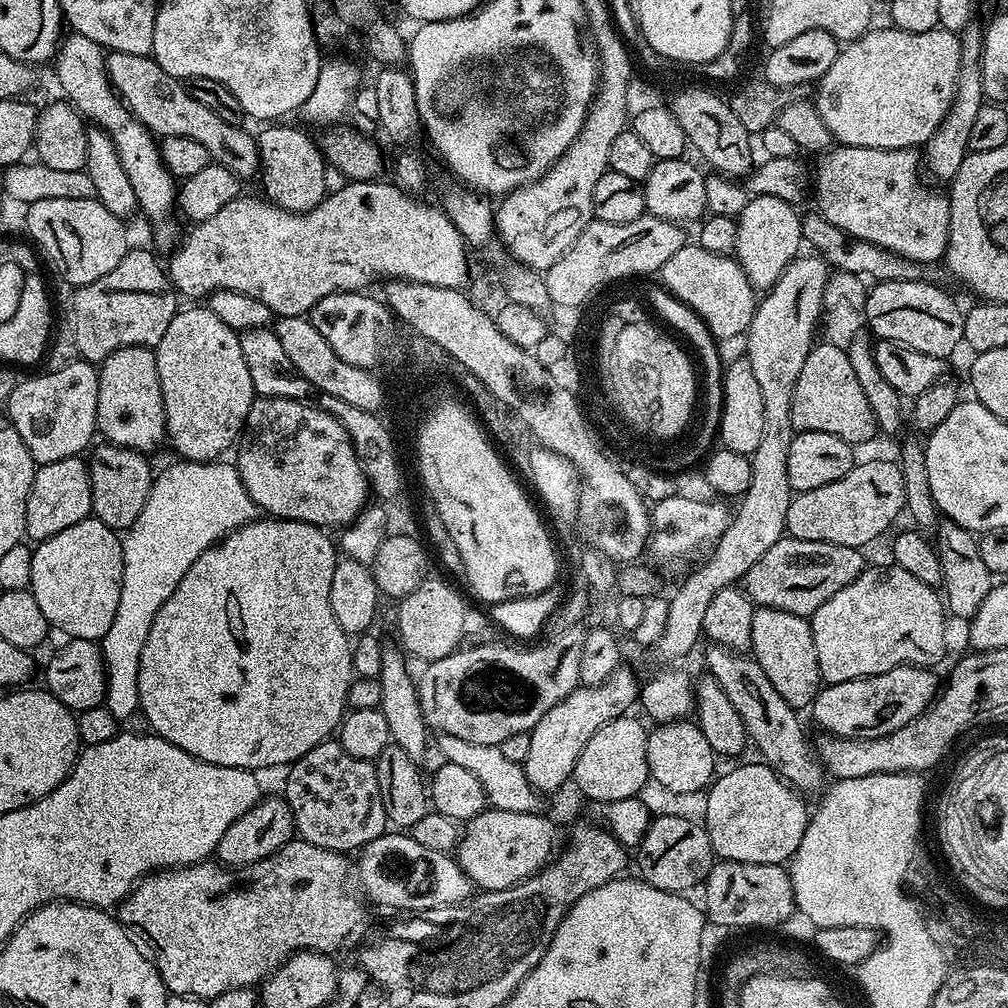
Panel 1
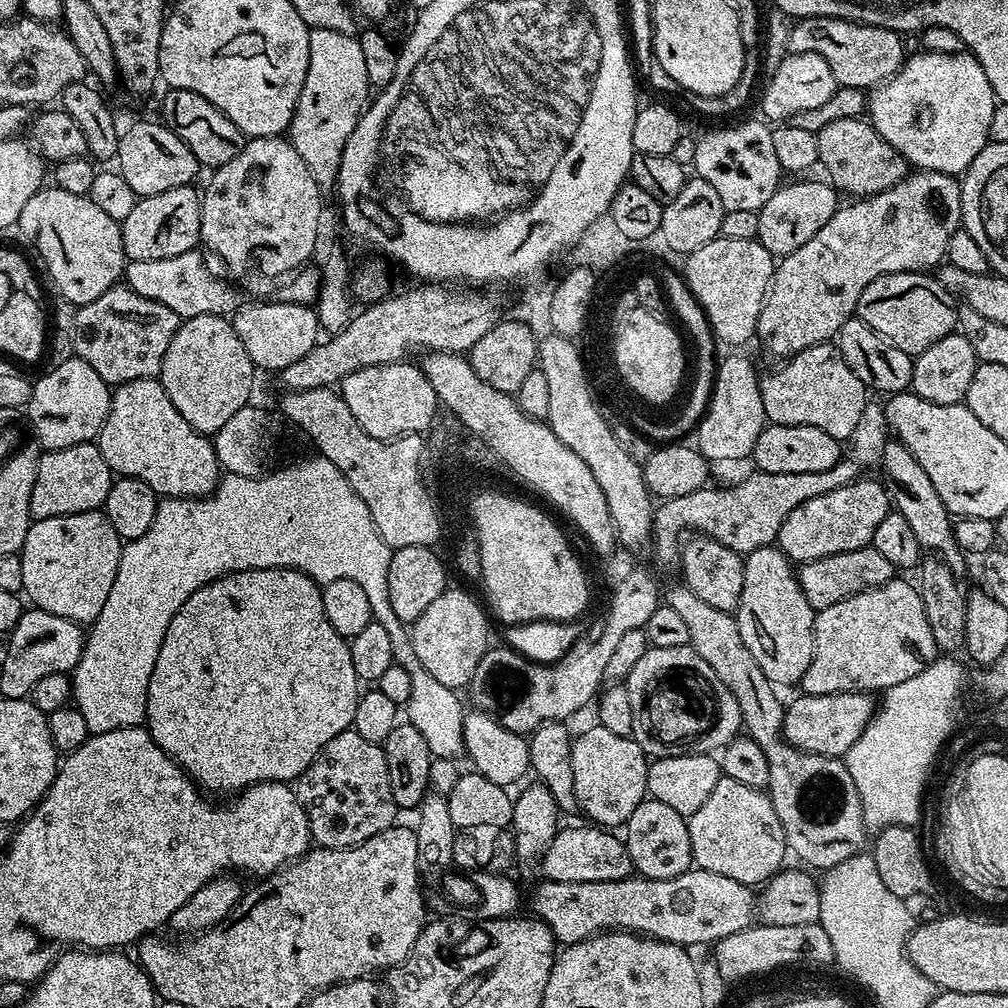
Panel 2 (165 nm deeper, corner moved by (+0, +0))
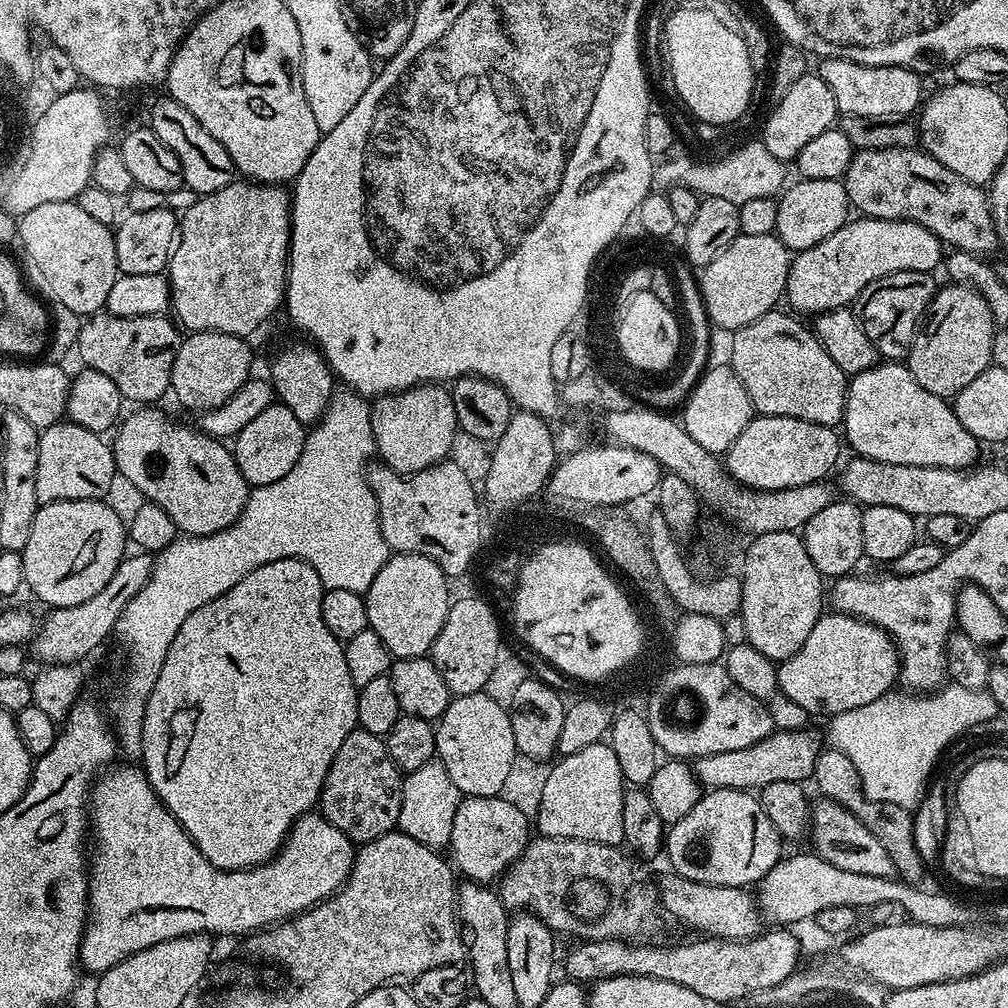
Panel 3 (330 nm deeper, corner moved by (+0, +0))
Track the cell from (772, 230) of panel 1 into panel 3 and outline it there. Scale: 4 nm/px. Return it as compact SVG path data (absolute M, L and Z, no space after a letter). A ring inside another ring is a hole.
M800 178L797 181L793 188L785 187L779 197L778 220L774 233L793 253L805 252L810 246L818 246L818 242L822 242L822 238L830 238L830 234L834 234L834 230L838 230L850 219L848 195L840 180Z

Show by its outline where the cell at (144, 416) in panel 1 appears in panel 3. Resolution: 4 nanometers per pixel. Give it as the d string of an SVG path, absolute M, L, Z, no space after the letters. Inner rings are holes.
M140 406L132 412L123 417L122 423L115 429L114 437L111 441L112 453L114 454L114 462L116 463L117 473L121 477L124 476L137 488L138 491L144 495L143 499L149 504L157 504L162 506L162 510L166 510L166 514L170 514L170 518L174 522L174 526L179 530L183 535L186 536L209 536L210 534L218 534L218 530L226 530L233 524L237 518L242 514L242 510L246 506L248 501L248 494L250 491L250 485L248 479L242 474L242 470L238 470L236 465L236 458L231 447L228 448L223 439L208 436L205 432L200 431L199 427L192 426L192 428L187 428L184 424L179 424L176 420L171 420L166 413L160 409L160 406Z

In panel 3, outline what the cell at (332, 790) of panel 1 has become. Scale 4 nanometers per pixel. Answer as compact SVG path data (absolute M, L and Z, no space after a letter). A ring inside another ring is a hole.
M357 727L350 734L346 734L346 742L342 742L338 754L334 754L334 762L330 762L330 770L326 774L326 782L320 791L320 799L318 801L319 815L326 817L334 826L338 826L338 830L342 830L342 834L346 834L346 838L352 840L353 845L359 846L369 844L374 838L378 838L382 834L393 831L400 822L400 786L402 783L402 773L400 767L394 762L394 758L390 758L390 750L387 743L381 737L370 734L364 728Z

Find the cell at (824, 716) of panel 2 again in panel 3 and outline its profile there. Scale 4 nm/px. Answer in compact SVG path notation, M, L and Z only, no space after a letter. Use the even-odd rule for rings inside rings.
M808 728L773 731L762 742L746 746L746 750L726 750L726 754L701 756L695 761L696 778L705 789L759 790L770 786L770 782L807 781L813 775L816 759L822 751L822 740Z

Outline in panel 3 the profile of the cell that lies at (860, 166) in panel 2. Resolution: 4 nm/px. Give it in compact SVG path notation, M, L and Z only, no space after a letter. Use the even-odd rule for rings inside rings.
M913 146L909 148L882 148L882 149L862 149L853 151L852 161L850 166L842 177L842 183L846 194L848 195L848 203L853 209L856 208L861 217L871 218L874 220L909 220L918 226L926 226L926 230L940 239L941 245L947 246L952 250L959 250L962 252L975 252L977 254L986 254L984 252L992 252L998 248L998 241L996 238L996 227L992 221L992 205L988 203L988 193L979 184L971 184L966 182L966 178L962 178L958 174L954 174L954 170L950 170L946 166L942 166L942 162L938 162L933 158L929 152L921 150L919 147Z

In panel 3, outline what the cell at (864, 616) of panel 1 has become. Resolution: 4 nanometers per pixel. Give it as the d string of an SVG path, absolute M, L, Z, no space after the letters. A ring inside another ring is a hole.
M829 611L821 615L819 622L810 630L810 638L790 658L779 661L777 667L778 686L782 694L798 703L813 717L831 718L846 710L858 710L858 706L866 706L878 698L889 695L893 691L892 683L897 683L900 674L898 653L881 628L858 619L856 616L844 616L840 612Z

